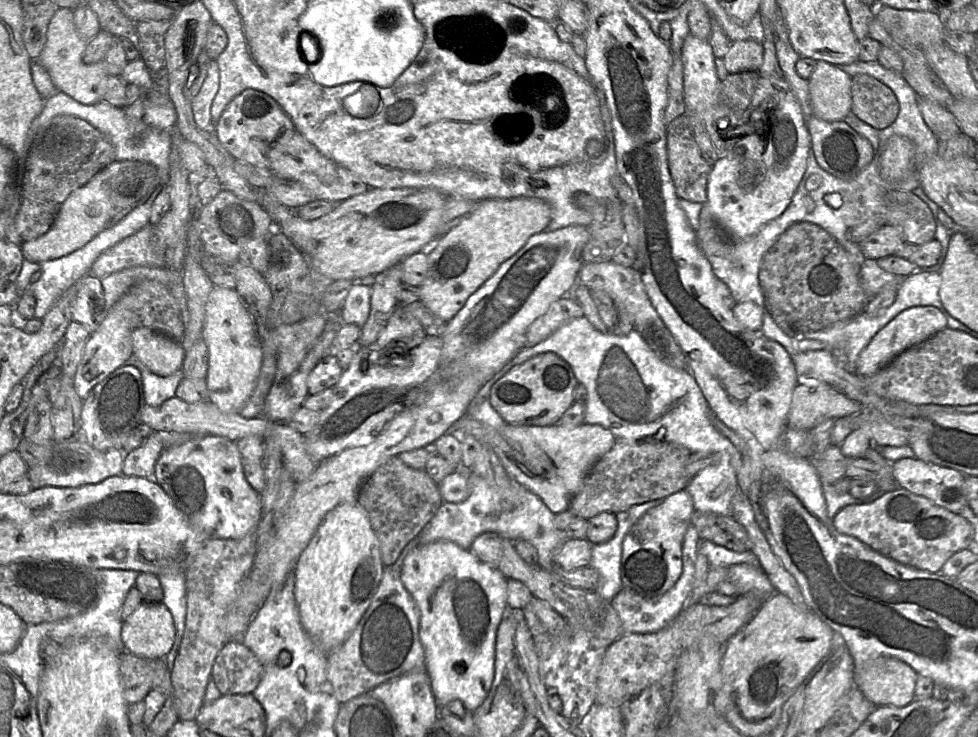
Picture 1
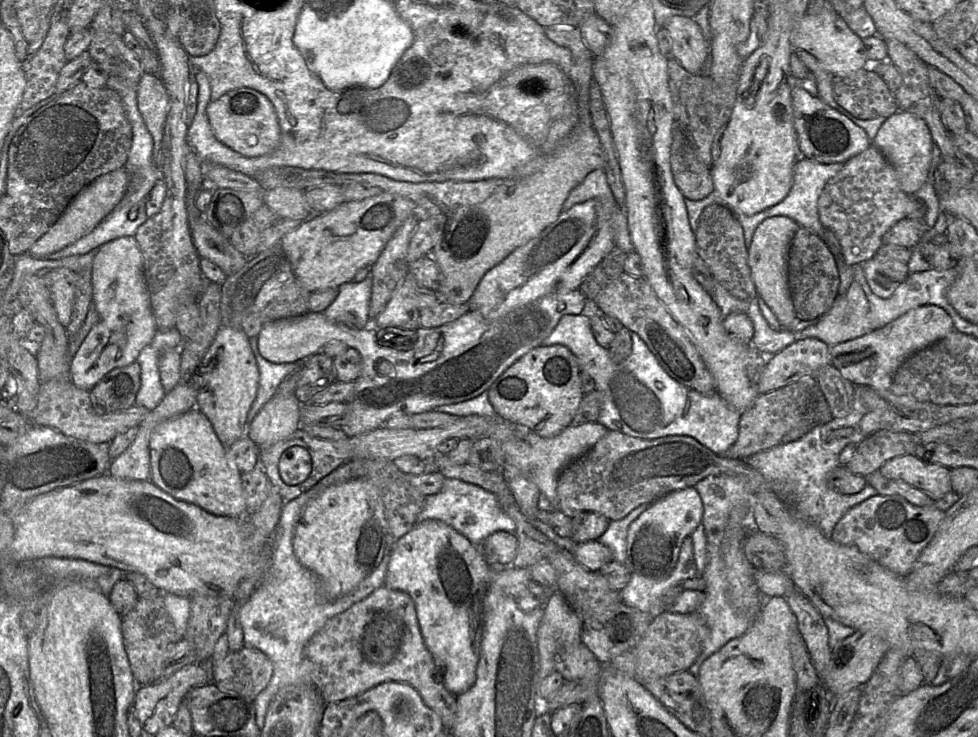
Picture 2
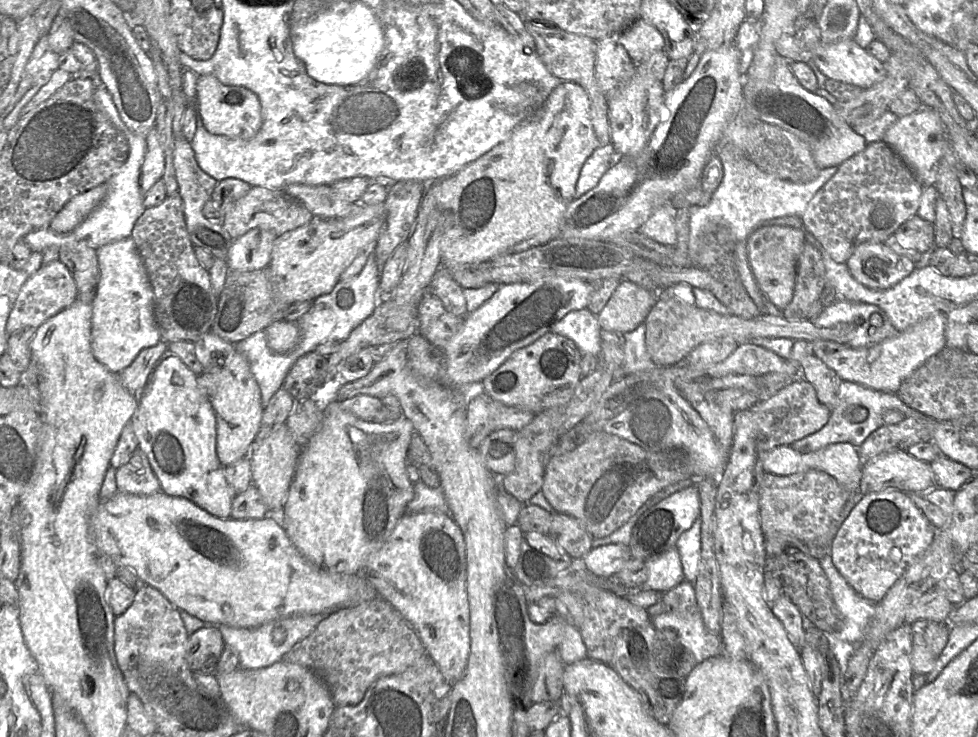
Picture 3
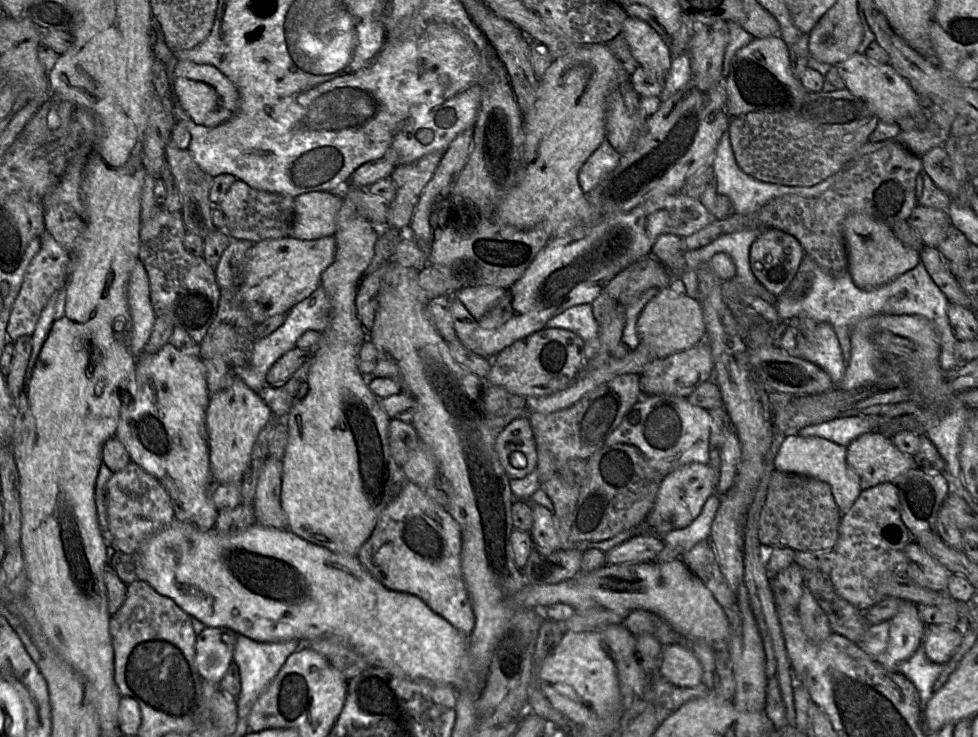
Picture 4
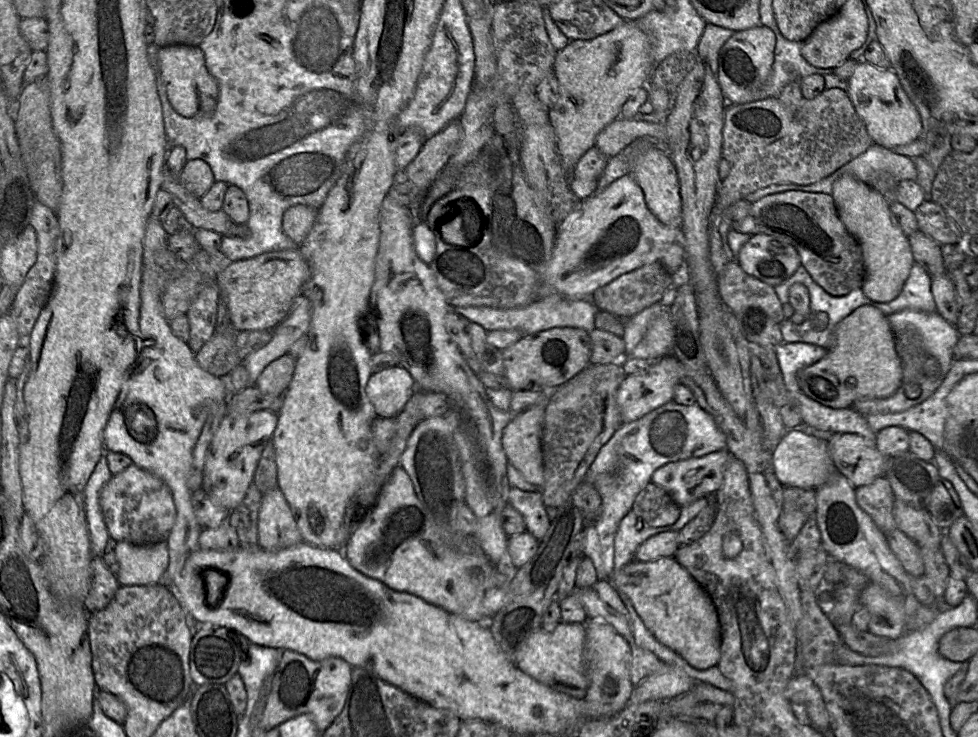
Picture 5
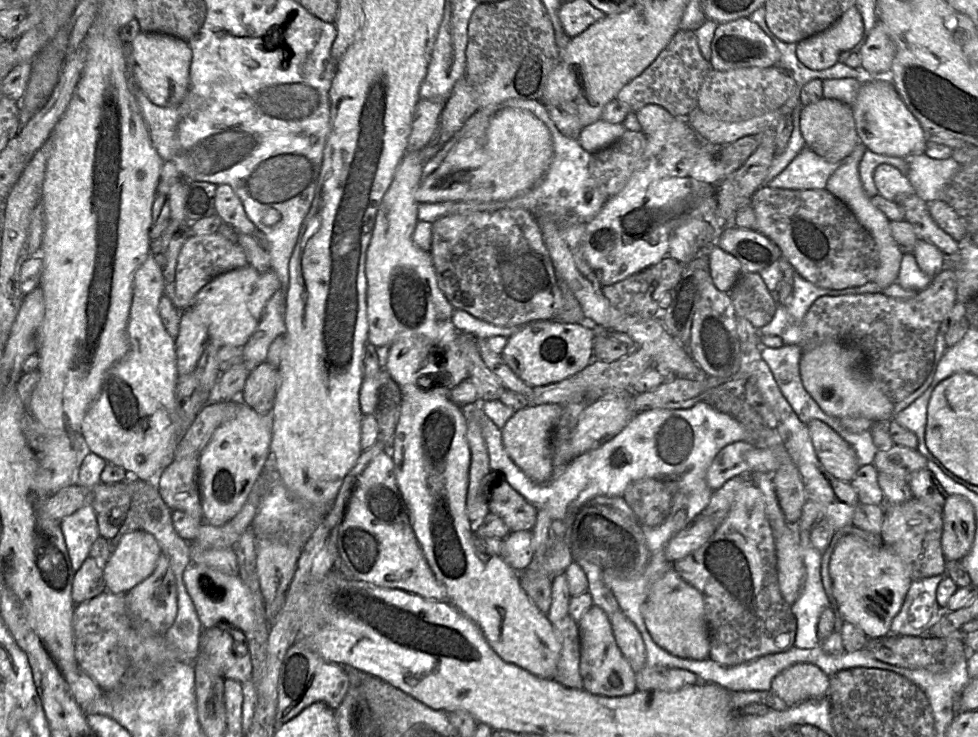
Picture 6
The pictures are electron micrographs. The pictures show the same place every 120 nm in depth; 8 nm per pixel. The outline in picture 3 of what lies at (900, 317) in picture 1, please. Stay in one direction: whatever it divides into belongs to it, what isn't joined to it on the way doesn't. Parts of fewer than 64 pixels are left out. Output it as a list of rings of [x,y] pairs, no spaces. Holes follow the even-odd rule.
[[[937,312],[900,331],[896,336],[863,348],[853,348],[829,340],[813,341],[813,355],[832,369],[843,381],[861,384],[870,389],[897,394],[901,383],[918,366],[946,348],[947,318]]]

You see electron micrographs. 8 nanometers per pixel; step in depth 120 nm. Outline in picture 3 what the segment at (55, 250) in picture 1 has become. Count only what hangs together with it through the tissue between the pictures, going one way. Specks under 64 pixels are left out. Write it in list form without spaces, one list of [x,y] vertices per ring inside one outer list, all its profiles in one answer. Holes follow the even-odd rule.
[[[107,183],[99,184],[71,198],[49,227],[58,233],[69,233],[79,226],[106,197]]]

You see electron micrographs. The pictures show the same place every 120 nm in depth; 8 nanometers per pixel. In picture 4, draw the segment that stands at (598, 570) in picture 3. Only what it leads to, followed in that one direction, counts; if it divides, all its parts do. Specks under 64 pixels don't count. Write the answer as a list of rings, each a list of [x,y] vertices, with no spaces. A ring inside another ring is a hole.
[[[637,533],[605,553],[606,565],[653,562],[664,549],[665,542],[652,534]]]

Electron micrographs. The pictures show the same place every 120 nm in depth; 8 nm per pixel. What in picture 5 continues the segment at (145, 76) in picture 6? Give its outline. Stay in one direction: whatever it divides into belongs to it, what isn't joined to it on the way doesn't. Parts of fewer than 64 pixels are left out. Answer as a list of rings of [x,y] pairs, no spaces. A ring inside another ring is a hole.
[[[197,46],[159,47],[158,70],[173,109],[184,117],[211,115],[218,103],[219,87],[208,71],[203,52]]]

